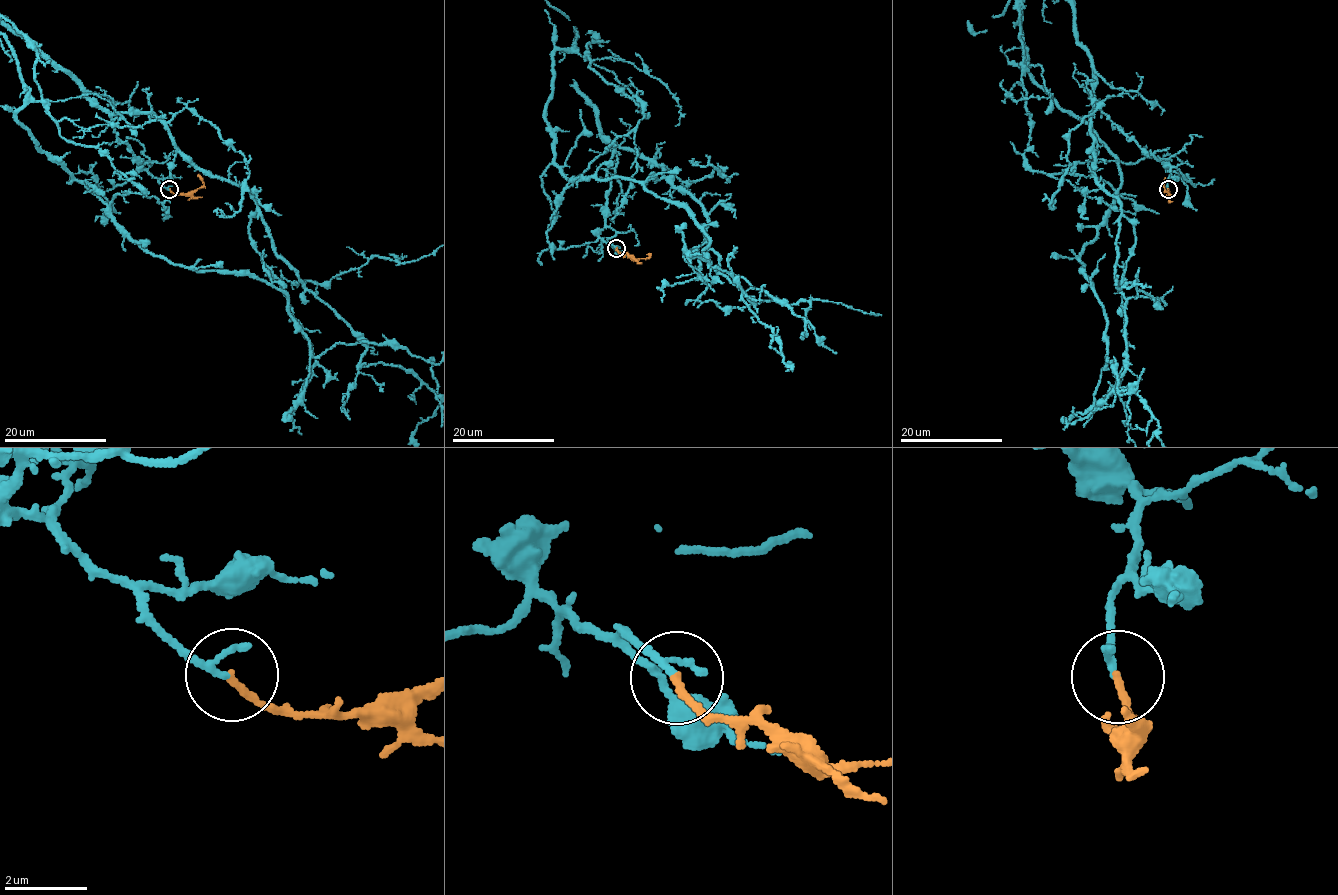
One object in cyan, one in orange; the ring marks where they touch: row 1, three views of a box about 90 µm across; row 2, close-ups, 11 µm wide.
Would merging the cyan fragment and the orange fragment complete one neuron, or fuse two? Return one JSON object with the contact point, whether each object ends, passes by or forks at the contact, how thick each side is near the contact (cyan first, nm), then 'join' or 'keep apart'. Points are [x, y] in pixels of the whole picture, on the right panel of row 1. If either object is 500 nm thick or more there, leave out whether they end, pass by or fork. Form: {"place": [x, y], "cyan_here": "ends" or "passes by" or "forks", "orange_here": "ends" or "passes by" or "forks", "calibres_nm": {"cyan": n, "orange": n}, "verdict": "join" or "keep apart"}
{"place": [1168, 189], "cyan_here": "passes by", "orange_here": "ends", "calibres_nm": {"cyan": 120, "orange": 180}, "verdict": "join"}

